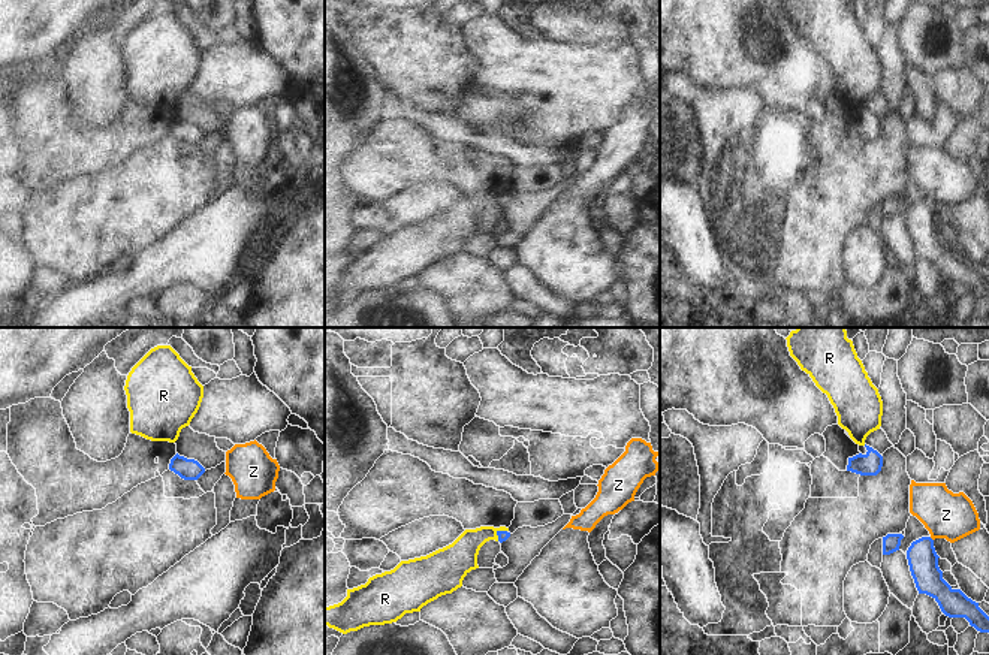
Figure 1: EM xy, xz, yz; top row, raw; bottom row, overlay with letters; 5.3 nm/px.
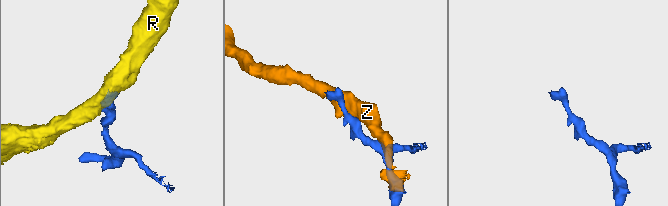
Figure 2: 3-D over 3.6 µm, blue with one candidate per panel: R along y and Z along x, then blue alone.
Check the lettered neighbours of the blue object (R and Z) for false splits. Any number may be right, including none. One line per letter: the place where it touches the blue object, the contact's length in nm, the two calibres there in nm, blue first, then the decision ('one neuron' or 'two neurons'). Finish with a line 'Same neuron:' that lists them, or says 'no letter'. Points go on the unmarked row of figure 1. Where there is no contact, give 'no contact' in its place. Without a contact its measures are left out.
R: contact xz (497, 198); length 80 nm; calibres 60 and 180 nm; two neurons
Z: contact yz (931, 204); length 30 nm; calibres 160 and 260 nm; two neurons
Same neuron: no letter

